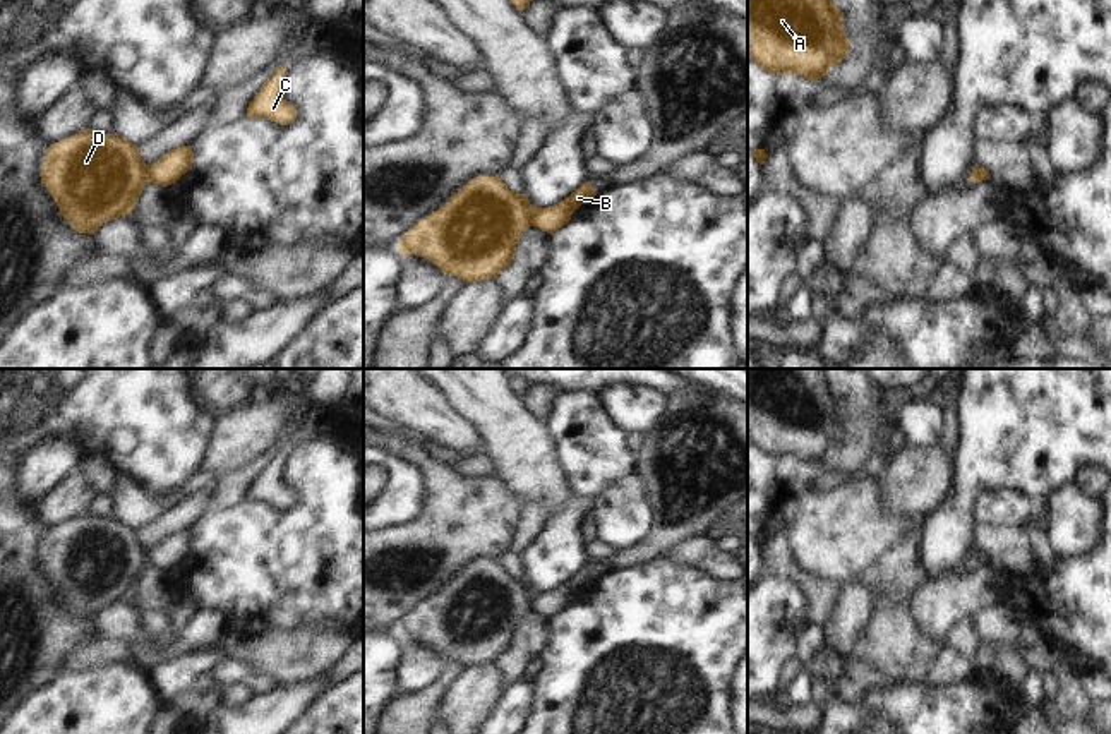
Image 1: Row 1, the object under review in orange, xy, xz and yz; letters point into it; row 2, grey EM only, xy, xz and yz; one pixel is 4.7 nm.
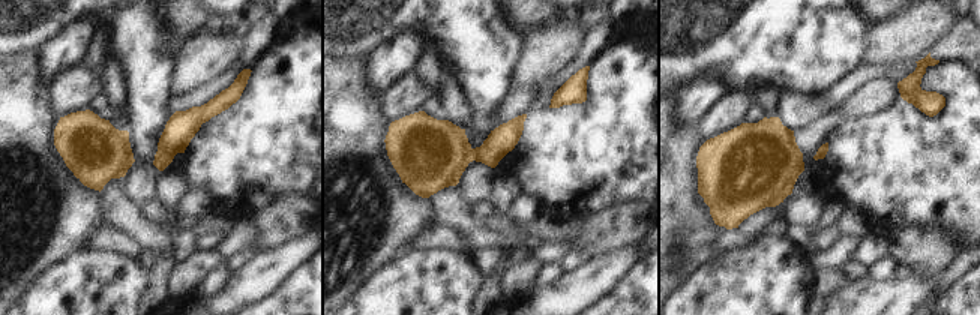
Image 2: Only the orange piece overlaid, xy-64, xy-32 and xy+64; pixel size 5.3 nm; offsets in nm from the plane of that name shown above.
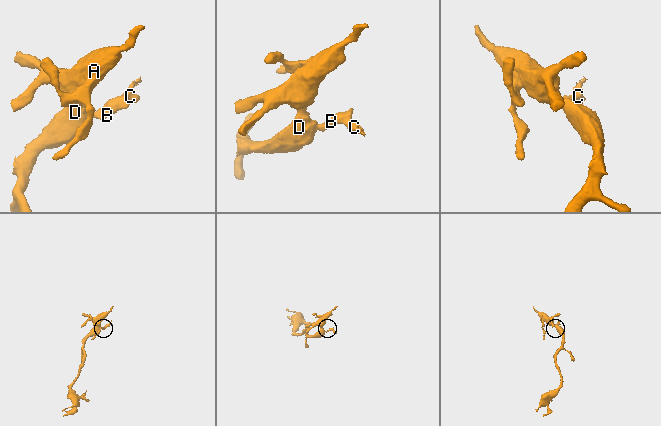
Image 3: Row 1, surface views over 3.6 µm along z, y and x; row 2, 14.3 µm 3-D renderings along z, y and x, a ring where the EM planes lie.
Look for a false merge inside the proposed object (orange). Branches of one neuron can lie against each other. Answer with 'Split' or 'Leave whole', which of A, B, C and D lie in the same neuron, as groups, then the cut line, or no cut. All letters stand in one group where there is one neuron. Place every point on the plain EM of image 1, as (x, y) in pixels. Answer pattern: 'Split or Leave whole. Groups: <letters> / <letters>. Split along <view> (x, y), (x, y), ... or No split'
Split. Groups: A D / B C. Split along xz (535, 592), (530, 609)

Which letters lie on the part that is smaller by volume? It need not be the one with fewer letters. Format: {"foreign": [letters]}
{"foreign": ["B", "C"]}

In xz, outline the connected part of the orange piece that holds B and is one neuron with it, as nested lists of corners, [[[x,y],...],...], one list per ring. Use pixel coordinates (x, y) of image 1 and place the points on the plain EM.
[[[585,566],[576,576],[573,576],[564,585],[550,592],[535,592],[531,611],[537,611],[552,619],[556,614],[559,614],[571,604],[571,599],[581,588],[590,588],[597,578],[597,573],[593,573],[590,566]]]

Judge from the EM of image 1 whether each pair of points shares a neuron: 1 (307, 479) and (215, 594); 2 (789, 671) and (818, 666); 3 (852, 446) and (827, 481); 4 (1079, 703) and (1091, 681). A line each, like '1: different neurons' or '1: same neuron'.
1: same neuron
2: same neuron
3: different neurons
4: different neurons

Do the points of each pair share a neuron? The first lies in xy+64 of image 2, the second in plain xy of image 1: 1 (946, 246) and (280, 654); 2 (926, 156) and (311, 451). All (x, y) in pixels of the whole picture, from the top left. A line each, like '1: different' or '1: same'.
1: same
2: same

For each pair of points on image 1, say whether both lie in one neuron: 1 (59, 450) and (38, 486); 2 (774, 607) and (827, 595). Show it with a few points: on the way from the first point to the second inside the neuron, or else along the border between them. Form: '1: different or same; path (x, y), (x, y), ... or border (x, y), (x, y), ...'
1: same; path (55, 458), (40, 477)
2: different; border (774, 575), (791, 580), (803, 592), (806, 623)

